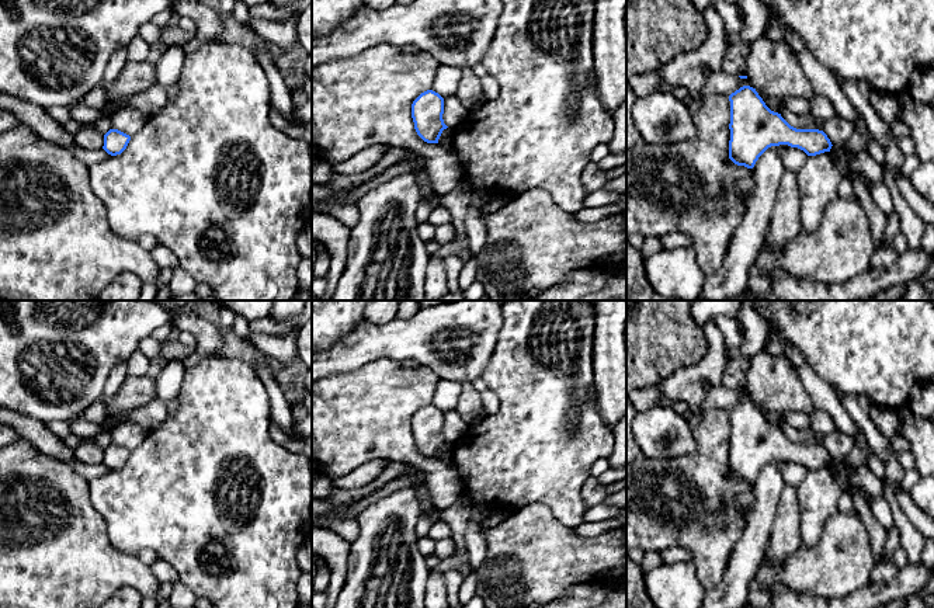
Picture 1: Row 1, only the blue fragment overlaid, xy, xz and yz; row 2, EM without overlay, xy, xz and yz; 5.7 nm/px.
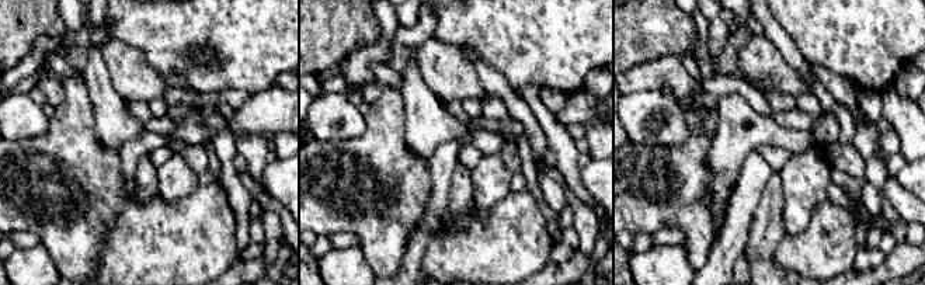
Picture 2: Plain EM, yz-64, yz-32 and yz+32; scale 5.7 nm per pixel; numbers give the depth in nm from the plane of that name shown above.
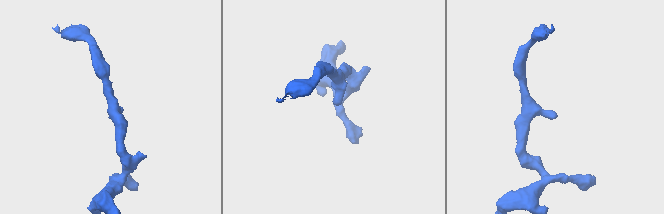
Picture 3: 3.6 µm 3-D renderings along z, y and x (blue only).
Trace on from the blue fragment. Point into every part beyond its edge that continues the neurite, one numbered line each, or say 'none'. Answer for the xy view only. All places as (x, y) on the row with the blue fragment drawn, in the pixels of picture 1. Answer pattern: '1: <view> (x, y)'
none

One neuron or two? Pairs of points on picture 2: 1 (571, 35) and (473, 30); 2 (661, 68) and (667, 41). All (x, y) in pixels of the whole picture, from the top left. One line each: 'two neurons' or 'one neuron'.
1: one neuron
2: two neurons

